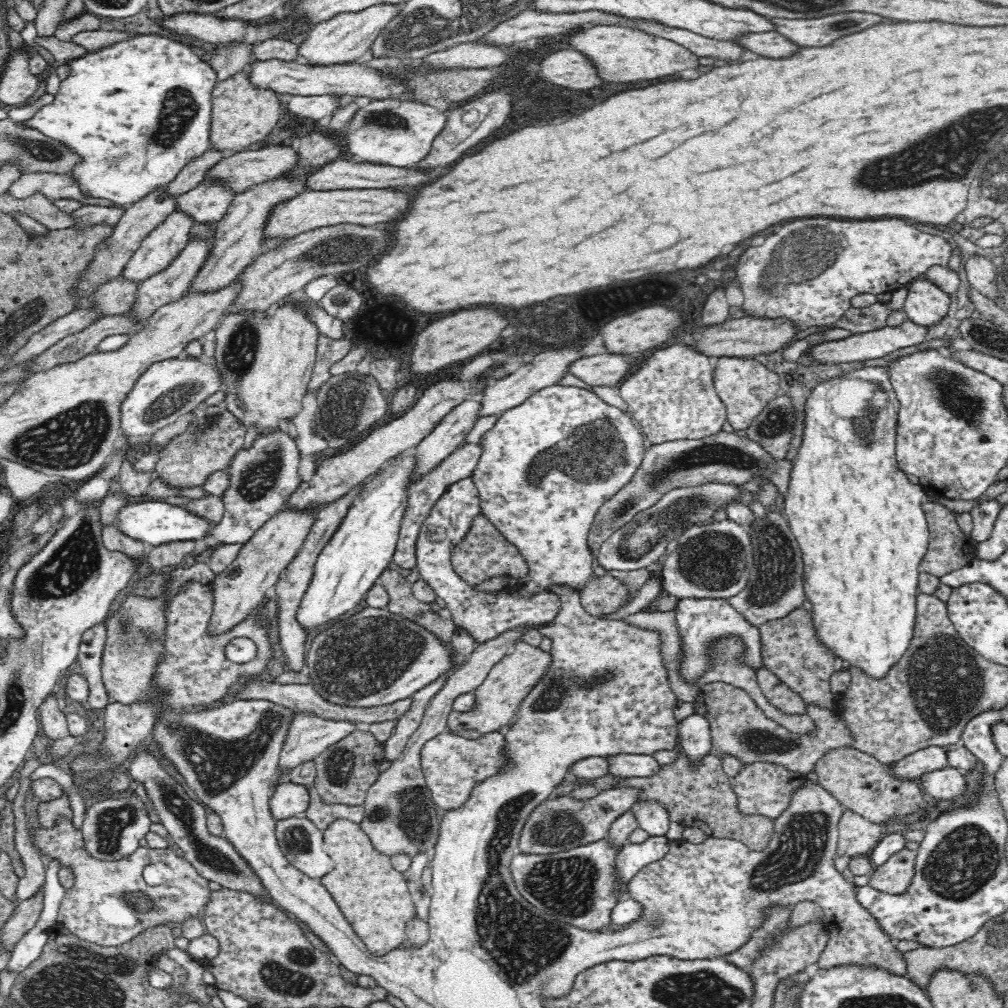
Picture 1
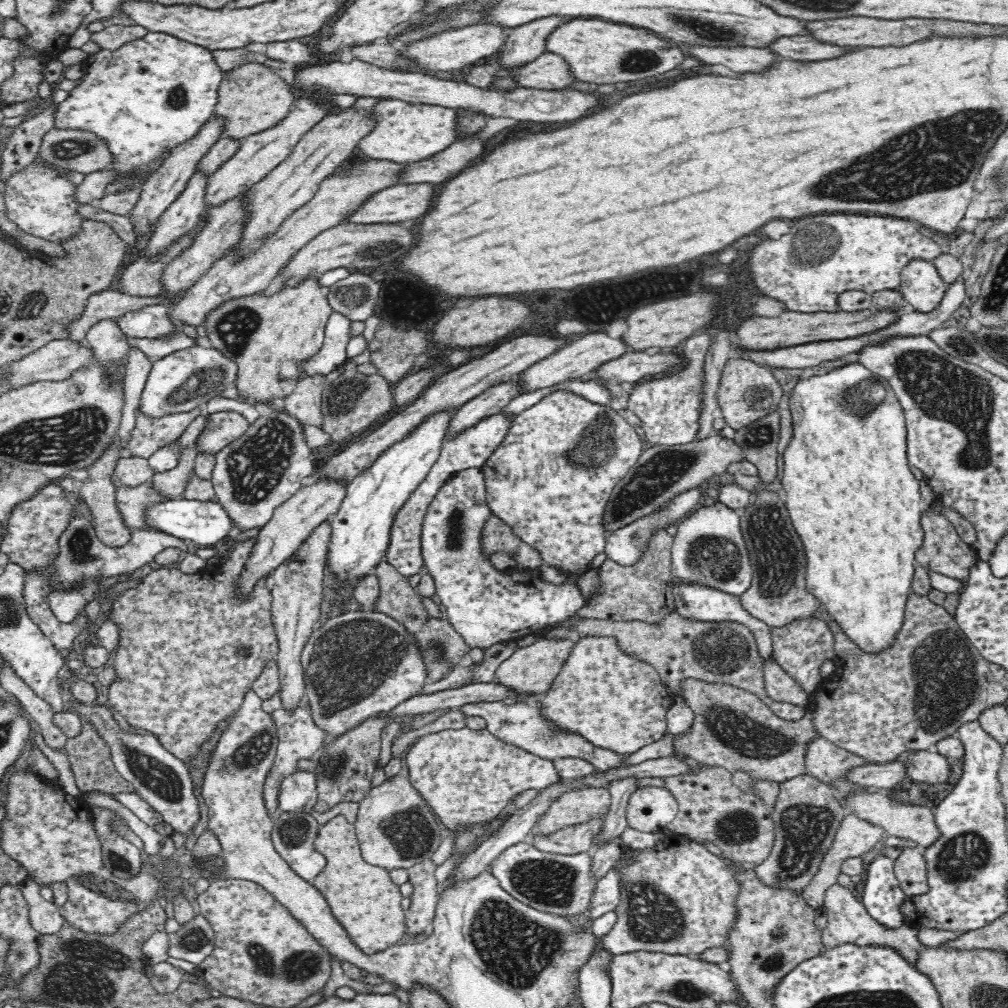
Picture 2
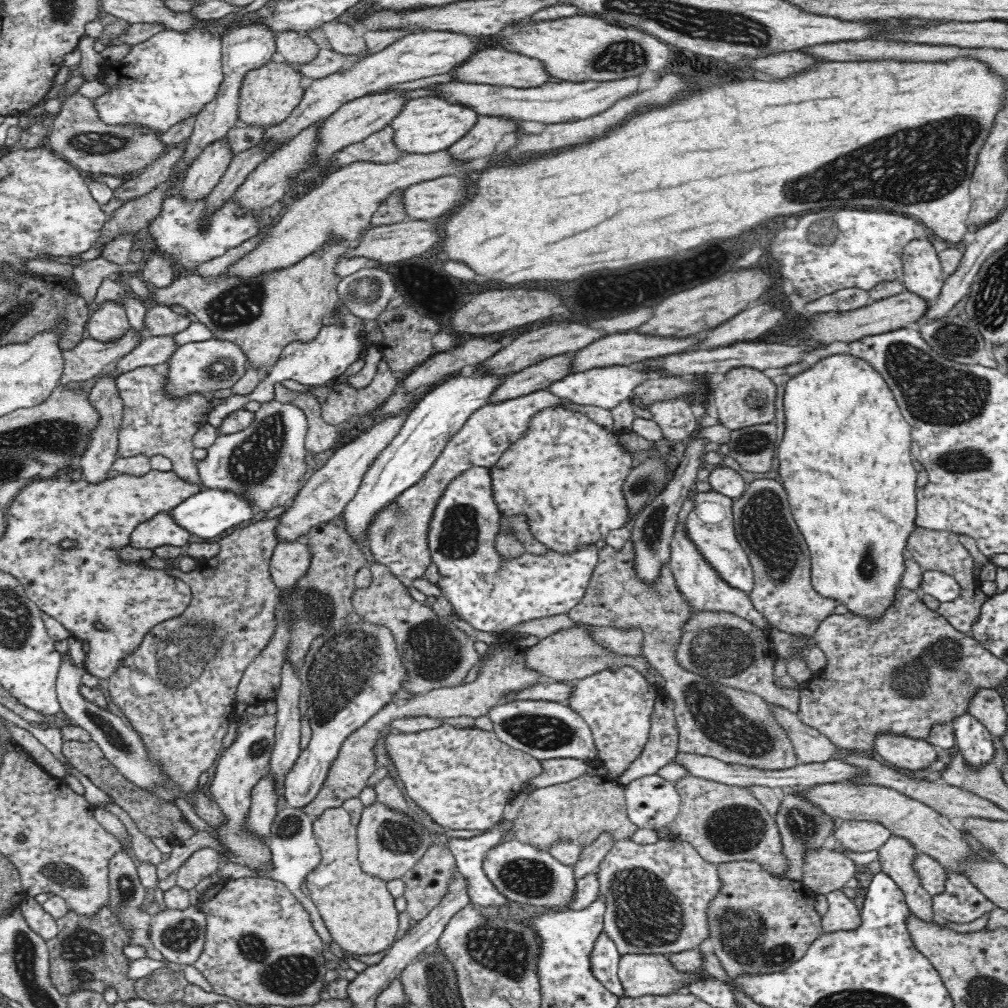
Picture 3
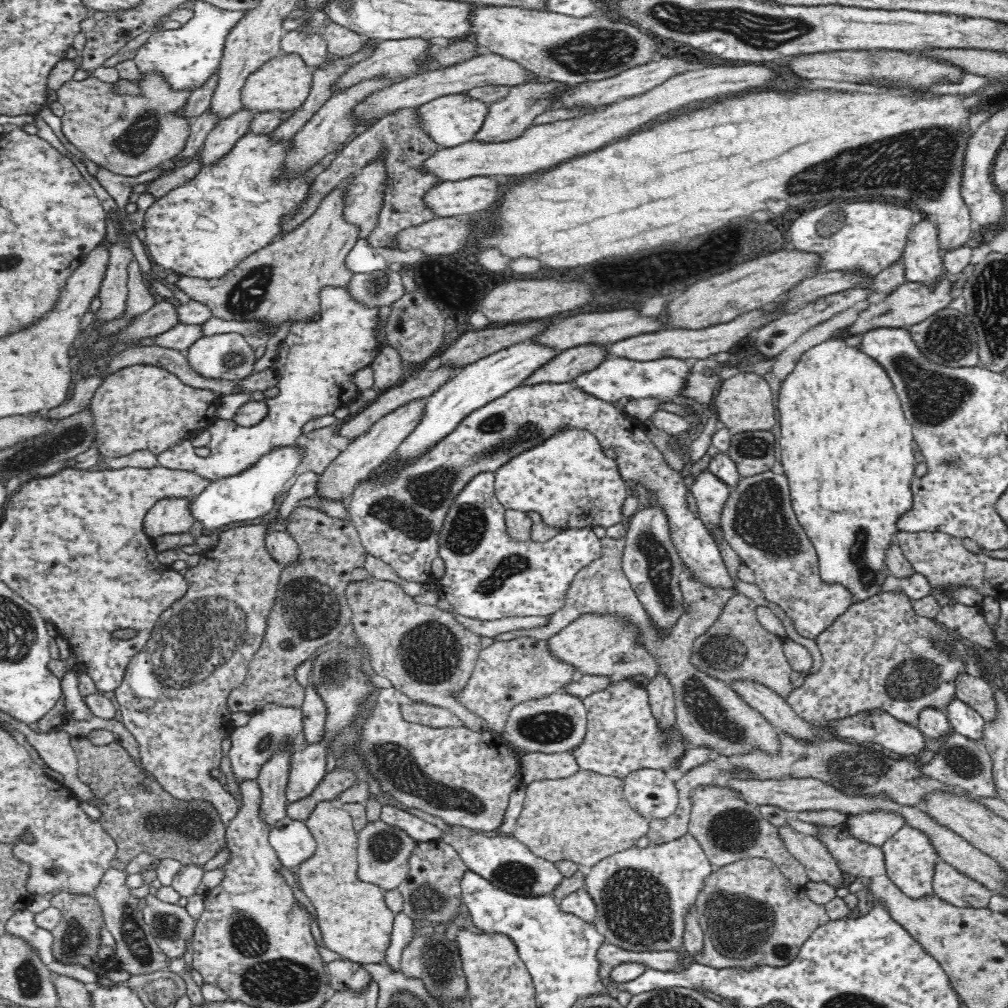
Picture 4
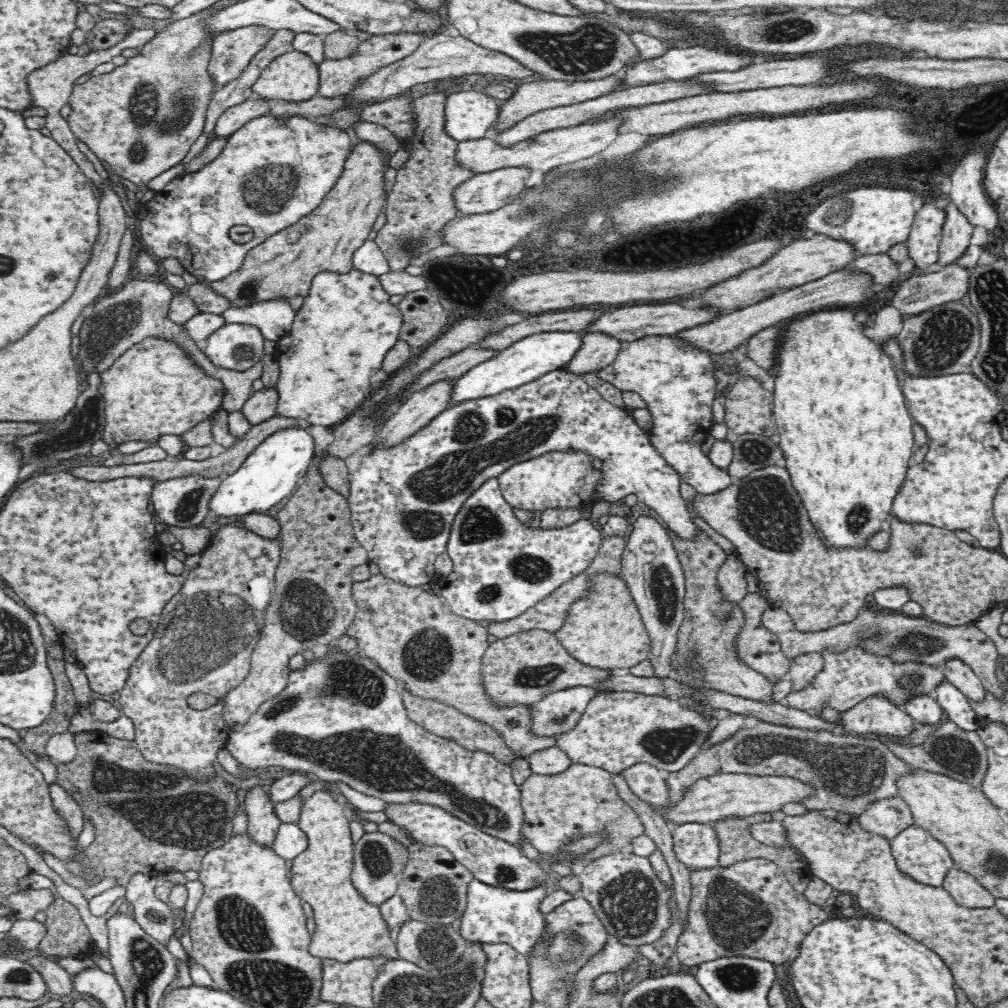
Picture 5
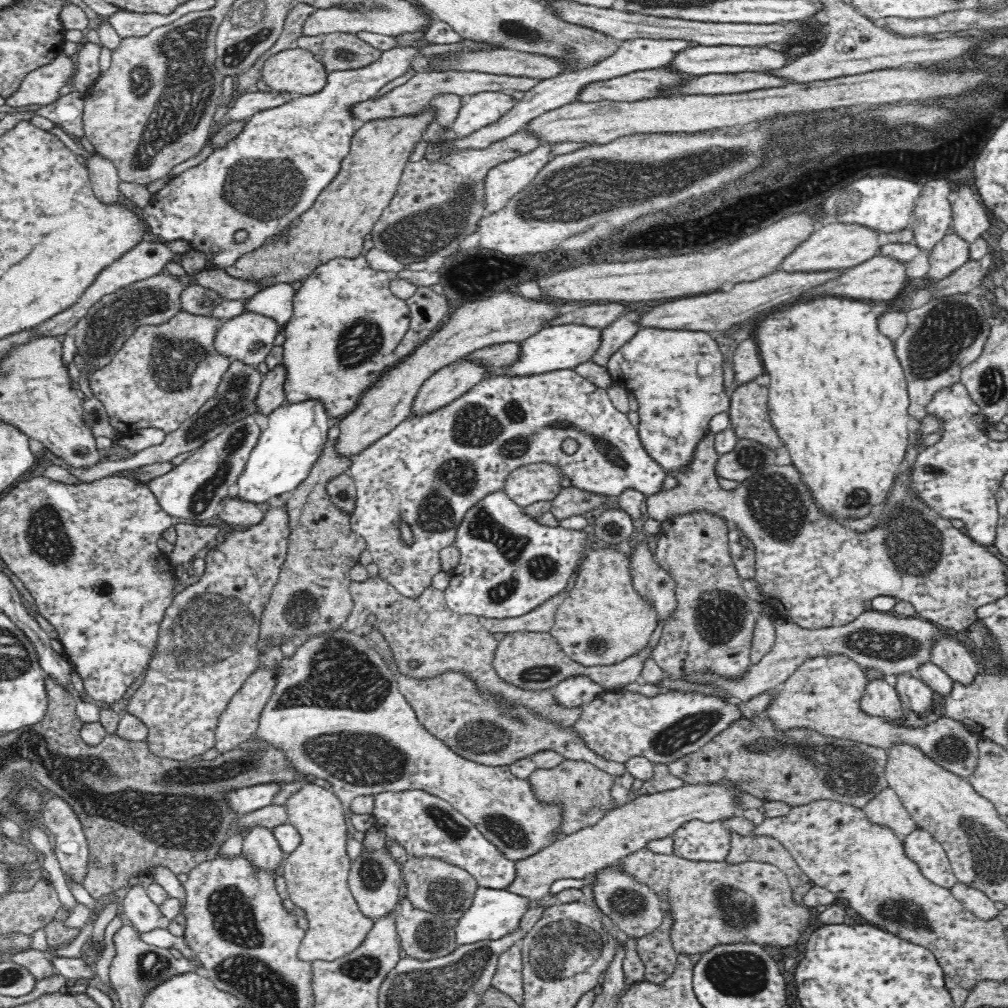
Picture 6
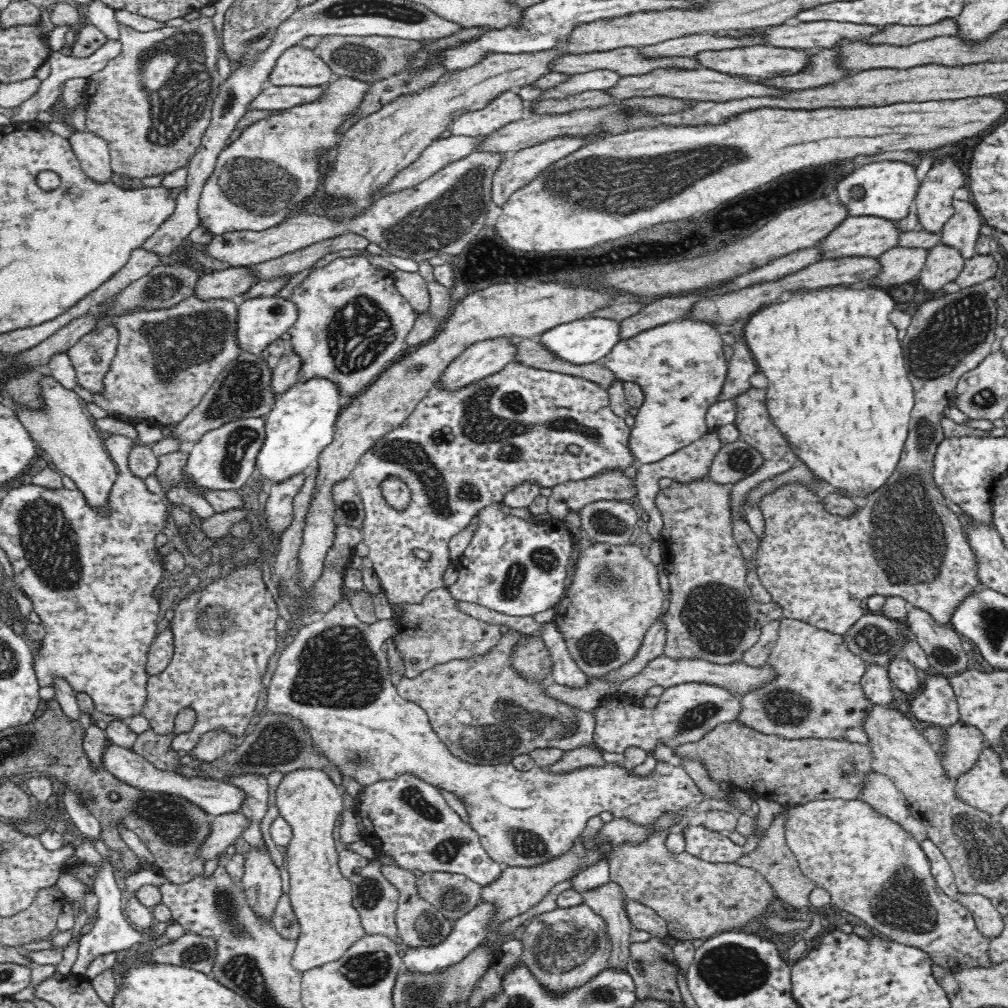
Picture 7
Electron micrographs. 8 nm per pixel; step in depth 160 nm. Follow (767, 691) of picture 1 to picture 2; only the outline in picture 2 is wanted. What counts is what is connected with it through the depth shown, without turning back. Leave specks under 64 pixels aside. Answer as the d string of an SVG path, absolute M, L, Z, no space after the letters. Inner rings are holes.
M774 658L766 659L764 667L765 689L772 700L806 707L809 694L774 661Z

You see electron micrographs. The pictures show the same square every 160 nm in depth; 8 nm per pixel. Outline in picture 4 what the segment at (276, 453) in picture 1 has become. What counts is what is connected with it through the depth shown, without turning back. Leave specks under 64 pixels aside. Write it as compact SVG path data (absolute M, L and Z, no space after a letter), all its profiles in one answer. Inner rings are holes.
M347 284L322 286L318 297L320 318L292 323L275 358L279 394L266 401L269 408L266 418L246 427L236 424L233 419L216 417L207 428L210 431L208 447L211 450L208 458L196 456L194 446L186 439L170 444L157 455L160 466L198 473L208 481L234 476L258 462L258 458L268 454L272 448L303 442L302 426L309 420L333 415L337 408L358 401L359 390L354 384L354 375L358 370L370 367L384 348L378 339L382 330L386 334L387 321L379 317L378 306L368 306L356 300Z

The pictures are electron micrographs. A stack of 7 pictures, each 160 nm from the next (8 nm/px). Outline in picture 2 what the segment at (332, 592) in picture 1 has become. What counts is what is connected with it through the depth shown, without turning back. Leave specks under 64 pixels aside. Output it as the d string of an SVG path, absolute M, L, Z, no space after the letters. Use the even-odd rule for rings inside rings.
M436 410L426 414L426 418L422 418L414 430L410 430L410 434L392 443L366 470L348 483L346 496L330 519L331 539L327 550L330 572L345 582L348 591L354 586L356 578L370 574L378 562L385 560L394 516L438 460L443 442L446 441L445 434L457 410Z

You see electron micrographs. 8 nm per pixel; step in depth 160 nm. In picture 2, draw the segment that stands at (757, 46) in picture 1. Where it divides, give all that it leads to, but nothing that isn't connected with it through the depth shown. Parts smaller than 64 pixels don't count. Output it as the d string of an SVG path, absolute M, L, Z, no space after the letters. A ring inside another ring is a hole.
M812 34L779 38L778 41L770 45L770 49L780 56L786 56L792 60L808 60L808 62L838 58L840 54L850 50L850 48L834 46L828 42L820 42Z

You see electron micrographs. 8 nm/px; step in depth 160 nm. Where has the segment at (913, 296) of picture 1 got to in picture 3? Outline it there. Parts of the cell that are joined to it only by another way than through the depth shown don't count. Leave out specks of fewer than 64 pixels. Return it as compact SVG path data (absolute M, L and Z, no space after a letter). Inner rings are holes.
M928 237L909 242L903 251L903 278L905 289L932 302L943 287L946 274L939 253Z

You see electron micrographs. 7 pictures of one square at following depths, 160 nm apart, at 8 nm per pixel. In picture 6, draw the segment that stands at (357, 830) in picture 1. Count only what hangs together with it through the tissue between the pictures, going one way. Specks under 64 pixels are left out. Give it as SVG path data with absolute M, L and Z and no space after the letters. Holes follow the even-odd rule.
M309 781L289 794L283 805L288 822L300 833L300 844L280 866L290 900L308 920L298 959L313 963L346 957L364 942L375 922L362 914L348 885L352 862L346 854L348 828L344 807L331 789Z

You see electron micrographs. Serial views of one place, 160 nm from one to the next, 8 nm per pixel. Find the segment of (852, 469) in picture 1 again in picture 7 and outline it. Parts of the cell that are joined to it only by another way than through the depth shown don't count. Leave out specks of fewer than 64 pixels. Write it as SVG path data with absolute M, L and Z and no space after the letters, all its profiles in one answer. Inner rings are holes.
M875 285L802 288L754 312L743 328L756 366L768 378L765 404L774 424L813 474L862 500L894 472L915 404L901 340L888 320L895 305L894 292Z

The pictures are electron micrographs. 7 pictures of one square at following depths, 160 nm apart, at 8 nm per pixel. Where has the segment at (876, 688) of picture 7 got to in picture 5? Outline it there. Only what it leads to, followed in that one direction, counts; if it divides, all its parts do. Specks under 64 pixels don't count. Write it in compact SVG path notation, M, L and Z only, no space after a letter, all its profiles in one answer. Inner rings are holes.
M874 694L849 708L843 714L844 731L861 736L875 734L876 736L904 738L914 730L914 719L898 704L890 702L889 698L881 694Z

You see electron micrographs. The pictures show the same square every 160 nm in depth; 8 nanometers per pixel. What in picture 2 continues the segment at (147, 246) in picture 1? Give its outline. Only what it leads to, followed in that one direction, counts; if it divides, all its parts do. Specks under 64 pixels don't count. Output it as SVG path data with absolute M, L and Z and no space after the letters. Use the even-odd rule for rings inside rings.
M196 170L186 189L167 207L166 212L159 218L157 228L152 234L146 248L146 255L156 257L162 253L182 234L188 234L200 220L204 211L206 188L212 174Z

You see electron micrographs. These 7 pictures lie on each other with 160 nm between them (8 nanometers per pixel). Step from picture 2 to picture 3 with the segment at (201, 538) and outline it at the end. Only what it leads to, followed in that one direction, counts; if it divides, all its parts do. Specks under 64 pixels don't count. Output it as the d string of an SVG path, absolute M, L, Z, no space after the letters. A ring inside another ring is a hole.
M204 488L202 492L194 494L190 498L178 504L175 509L171 510L173 519L191 534L196 534L200 538L216 538L222 532L252 520L258 512L257 506L253 505L243 494L236 494L231 490L220 490L219 488Z

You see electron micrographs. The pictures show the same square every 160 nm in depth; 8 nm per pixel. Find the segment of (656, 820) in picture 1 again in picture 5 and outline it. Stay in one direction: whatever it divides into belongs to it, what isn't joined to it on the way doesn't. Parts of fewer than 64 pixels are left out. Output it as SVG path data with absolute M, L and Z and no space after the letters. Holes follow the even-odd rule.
M638 762L621 772L631 791L649 806L660 806L669 802L669 788L666 786L665 772L648 762Z

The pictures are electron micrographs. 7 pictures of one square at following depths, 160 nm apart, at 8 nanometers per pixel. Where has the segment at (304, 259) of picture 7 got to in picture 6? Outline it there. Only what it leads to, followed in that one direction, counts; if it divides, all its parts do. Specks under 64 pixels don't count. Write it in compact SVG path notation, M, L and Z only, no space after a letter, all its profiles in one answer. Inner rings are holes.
M206 268L196 273L196 284L219 292L224 299L249 298L266 288L267 280L252 280L251 278L236 278L230 276L224 269Z

